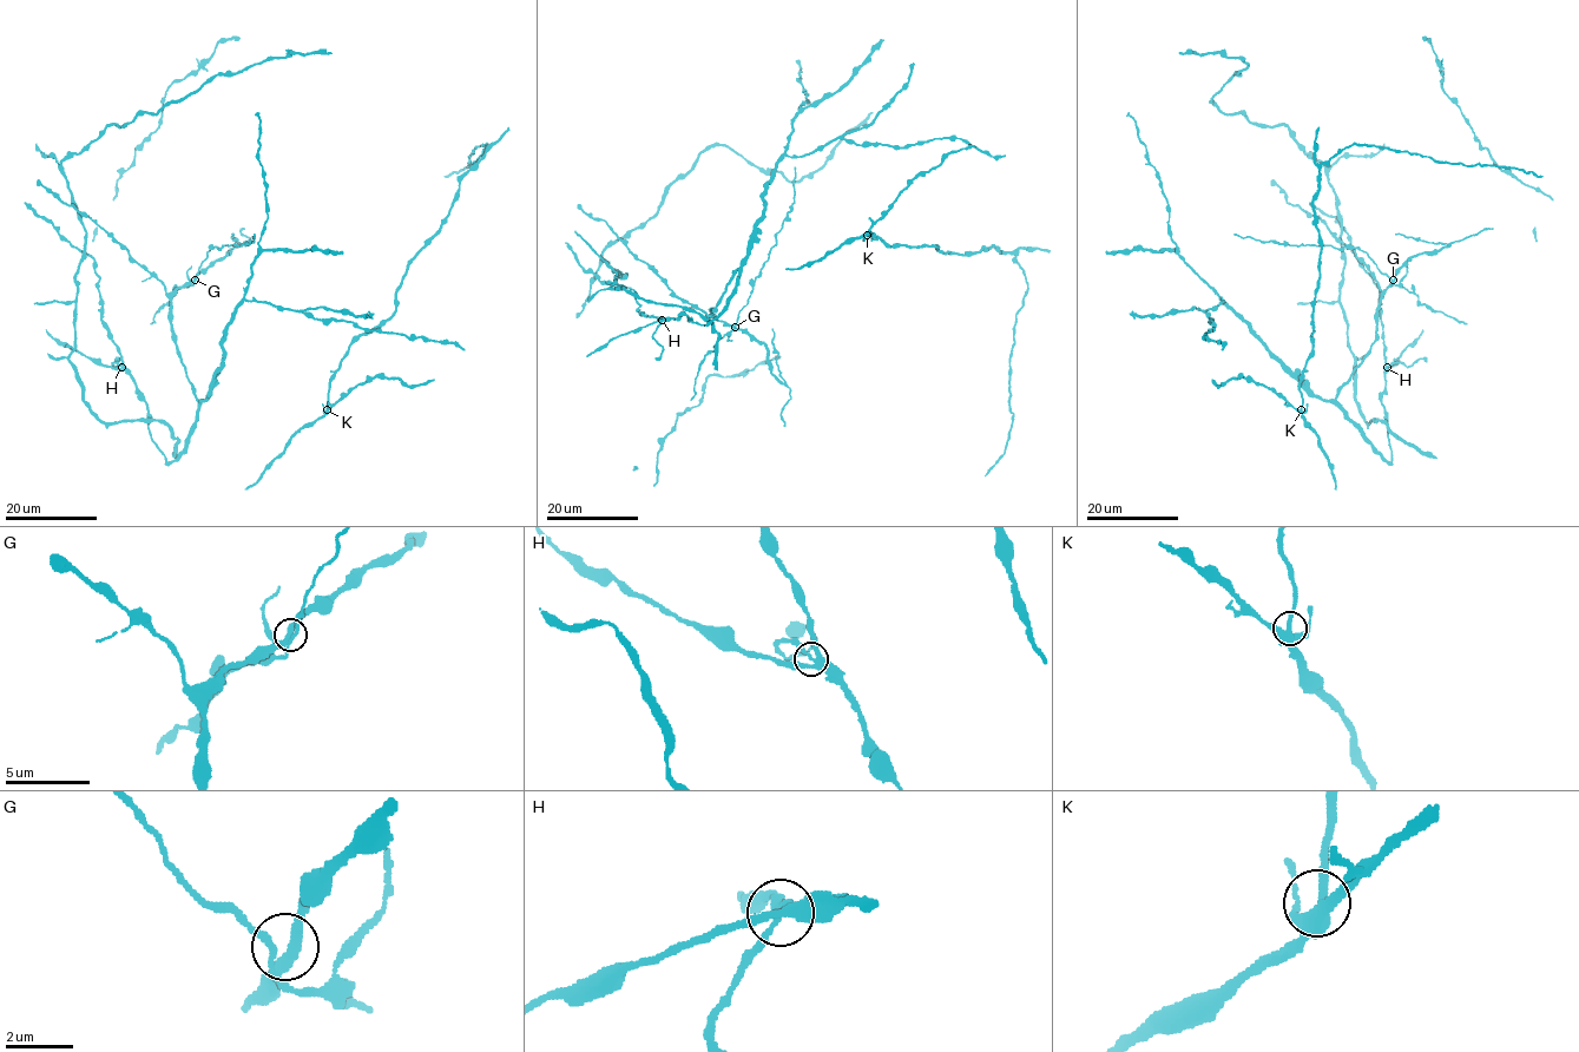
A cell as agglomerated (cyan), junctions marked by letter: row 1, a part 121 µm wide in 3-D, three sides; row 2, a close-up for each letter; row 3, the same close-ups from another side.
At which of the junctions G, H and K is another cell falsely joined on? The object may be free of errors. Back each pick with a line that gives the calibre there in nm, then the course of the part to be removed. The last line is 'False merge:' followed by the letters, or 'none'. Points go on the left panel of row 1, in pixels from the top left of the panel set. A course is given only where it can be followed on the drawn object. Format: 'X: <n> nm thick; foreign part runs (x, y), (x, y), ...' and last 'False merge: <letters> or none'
H: 280 nm thick
False merge: H

